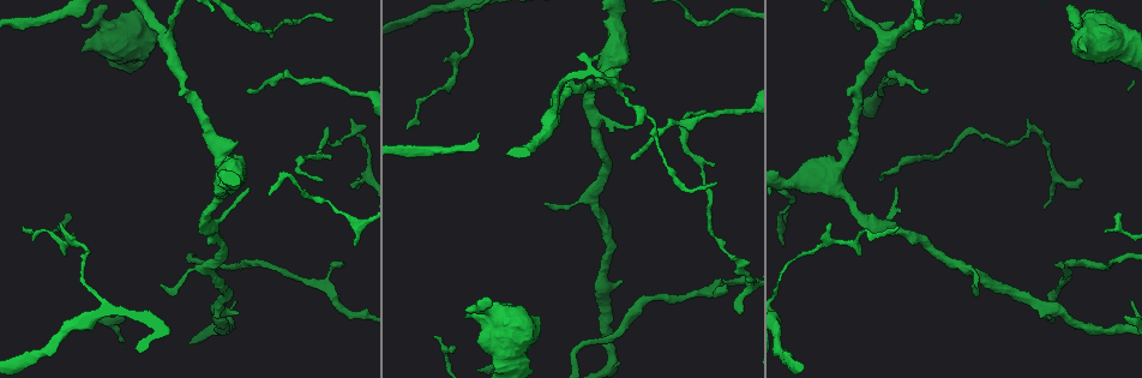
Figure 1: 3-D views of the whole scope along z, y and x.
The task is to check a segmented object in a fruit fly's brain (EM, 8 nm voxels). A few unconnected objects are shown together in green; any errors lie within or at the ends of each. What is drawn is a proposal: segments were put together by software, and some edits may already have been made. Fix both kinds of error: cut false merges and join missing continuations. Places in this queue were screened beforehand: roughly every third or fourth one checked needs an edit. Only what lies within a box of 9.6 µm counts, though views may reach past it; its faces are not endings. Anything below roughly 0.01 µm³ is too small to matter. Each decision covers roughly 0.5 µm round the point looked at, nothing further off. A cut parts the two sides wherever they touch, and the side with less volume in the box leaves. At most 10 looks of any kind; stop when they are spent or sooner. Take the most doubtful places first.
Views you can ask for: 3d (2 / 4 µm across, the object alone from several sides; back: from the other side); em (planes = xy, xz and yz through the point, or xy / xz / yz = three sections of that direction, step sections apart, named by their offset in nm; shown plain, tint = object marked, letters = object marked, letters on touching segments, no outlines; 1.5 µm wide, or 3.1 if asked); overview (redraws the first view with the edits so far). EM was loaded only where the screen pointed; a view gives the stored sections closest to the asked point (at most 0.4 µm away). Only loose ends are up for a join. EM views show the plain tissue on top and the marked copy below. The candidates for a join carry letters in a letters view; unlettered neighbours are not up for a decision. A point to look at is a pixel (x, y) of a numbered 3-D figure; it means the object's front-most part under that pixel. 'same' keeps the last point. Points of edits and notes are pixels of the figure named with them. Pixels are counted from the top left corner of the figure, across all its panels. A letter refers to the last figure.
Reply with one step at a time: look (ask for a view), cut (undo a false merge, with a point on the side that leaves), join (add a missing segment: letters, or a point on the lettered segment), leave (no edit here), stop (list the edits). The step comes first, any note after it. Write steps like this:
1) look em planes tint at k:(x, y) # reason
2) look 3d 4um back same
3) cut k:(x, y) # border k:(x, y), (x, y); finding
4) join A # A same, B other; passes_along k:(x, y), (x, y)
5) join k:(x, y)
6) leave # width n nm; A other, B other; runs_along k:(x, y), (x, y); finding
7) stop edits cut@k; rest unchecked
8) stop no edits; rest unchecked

look 3d 2um at 1:(630, 159) # long arm stops here

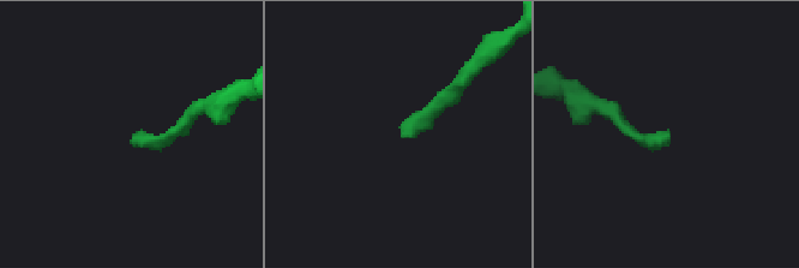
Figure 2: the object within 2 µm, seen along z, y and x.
look em planes letters at 2:(133, 135)

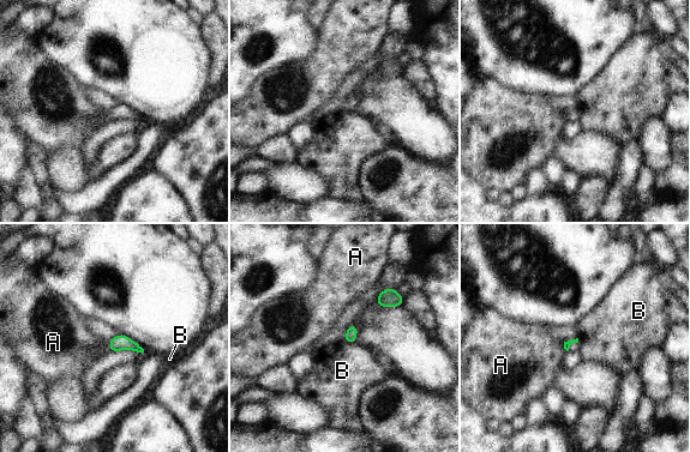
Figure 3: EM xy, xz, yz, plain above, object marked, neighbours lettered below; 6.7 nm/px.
leave # A other, B other; none of them fits

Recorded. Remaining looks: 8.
look em yz step 4 letters at 1:(356, 179) # an open end

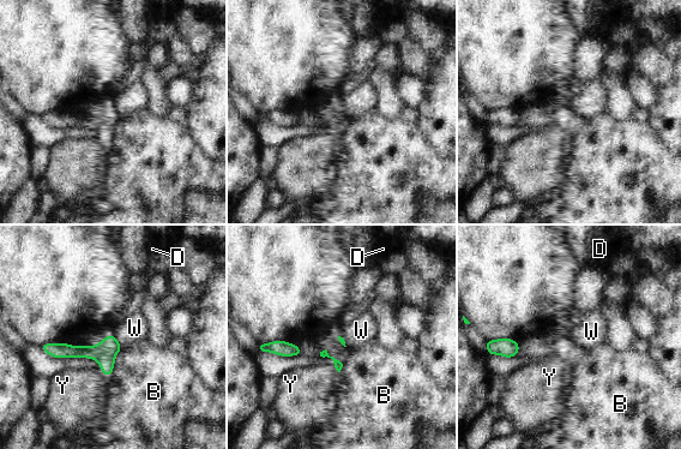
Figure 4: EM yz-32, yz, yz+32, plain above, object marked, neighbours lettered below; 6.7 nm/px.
leave # B other, D other, W other, Y other; runs_along 4:(116, 346), (104, 352), (46, 347); none of them fits

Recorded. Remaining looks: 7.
look em planes tint at 1:(342, 263) # an open end

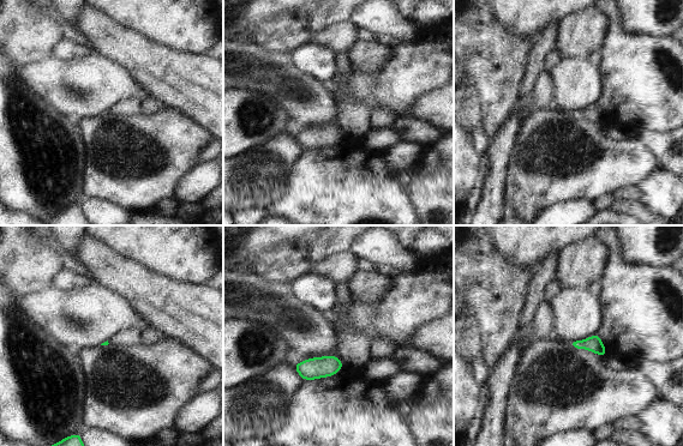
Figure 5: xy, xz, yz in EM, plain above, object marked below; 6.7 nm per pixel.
look em planes letters same # what lies round it

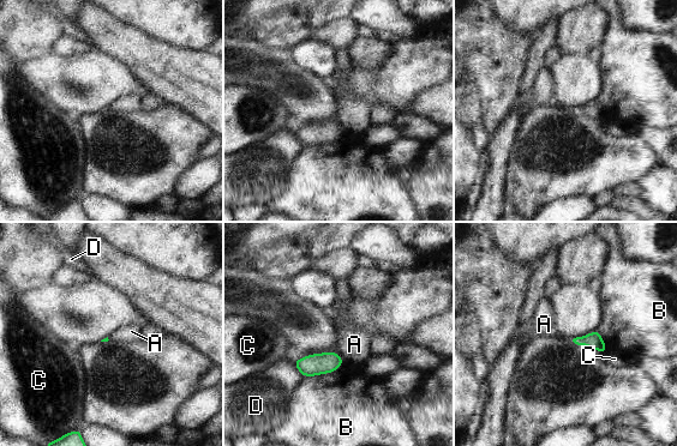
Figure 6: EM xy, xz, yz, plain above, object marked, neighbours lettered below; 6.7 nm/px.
leave # A other, B other, C other, D other; border 6:(337, 353), (343, 362); no lettered segment goes on from it

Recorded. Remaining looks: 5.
look em xy step 8 letters at 1:(973, 284) # thin end

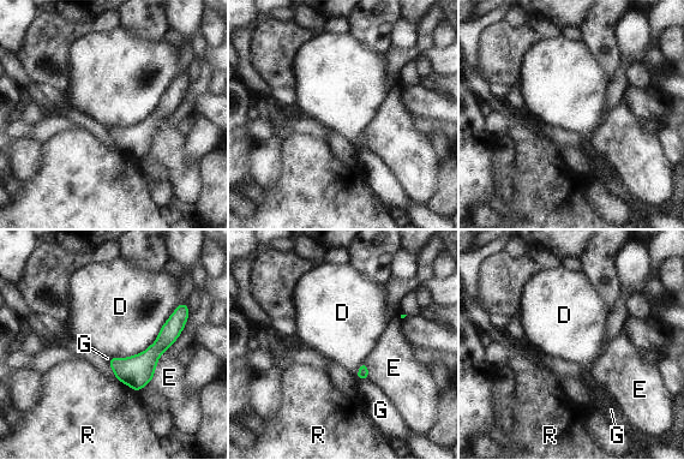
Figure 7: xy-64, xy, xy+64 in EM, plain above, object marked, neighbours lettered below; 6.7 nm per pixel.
look em planes letters same # cut it another way

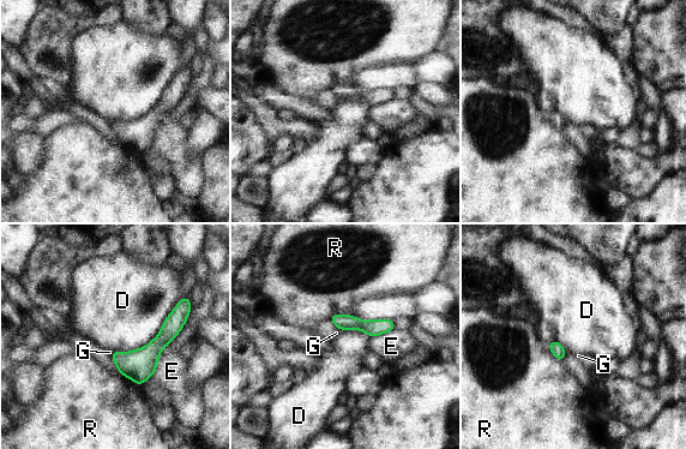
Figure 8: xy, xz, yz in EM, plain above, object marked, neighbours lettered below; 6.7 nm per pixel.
leave # longest_contact D 500 nm; D other, E other, G other, R other; runs_along 8:(334, 319), (366, 327), (391, 327); none of them fits

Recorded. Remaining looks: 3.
stop no edits; rest unchecked

